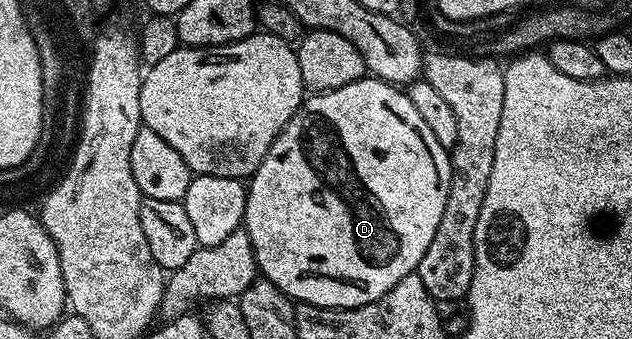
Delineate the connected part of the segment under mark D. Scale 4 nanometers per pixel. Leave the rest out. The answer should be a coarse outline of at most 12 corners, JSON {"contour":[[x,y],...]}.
{"contour":[[408,91],[310,95],[247,184],[258,273],[358,308],[414,275],[450,153]]}

